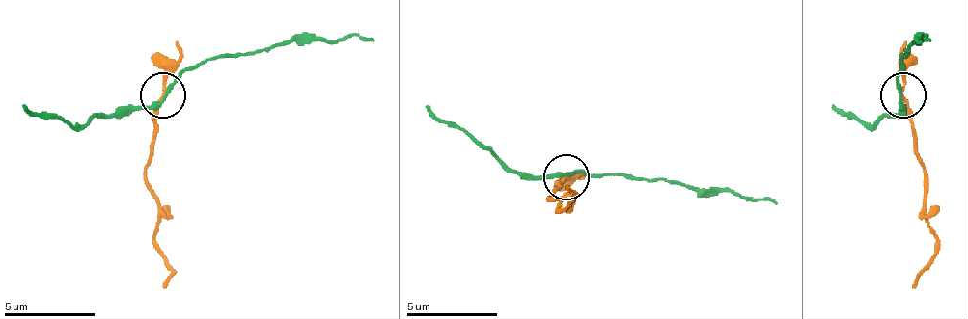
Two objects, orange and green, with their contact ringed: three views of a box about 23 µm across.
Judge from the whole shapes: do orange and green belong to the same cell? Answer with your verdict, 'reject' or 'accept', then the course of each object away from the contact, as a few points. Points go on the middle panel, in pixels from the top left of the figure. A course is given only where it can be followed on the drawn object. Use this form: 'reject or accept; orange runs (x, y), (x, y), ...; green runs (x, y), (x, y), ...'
reject; orange runs (565, 175), (546, 198), (560, 198), (556, 207), (573, 198), (565, 184); green runs (565, 175), (583, 171), (669, 180), (696, 189), (778, 202)

